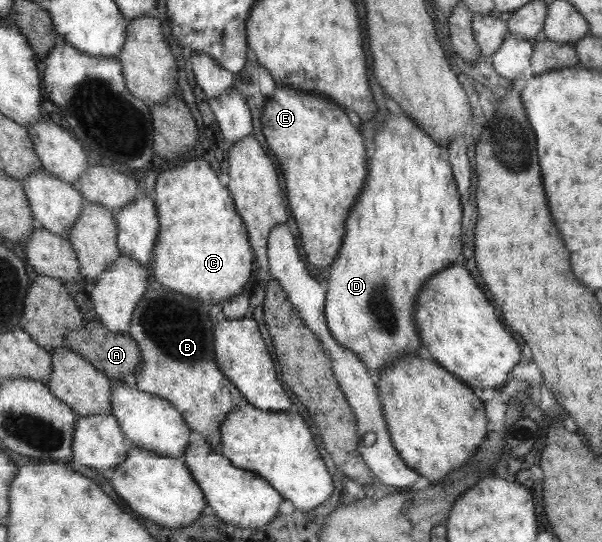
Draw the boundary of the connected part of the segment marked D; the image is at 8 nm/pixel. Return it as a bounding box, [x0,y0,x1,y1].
[323,113,460,376]

